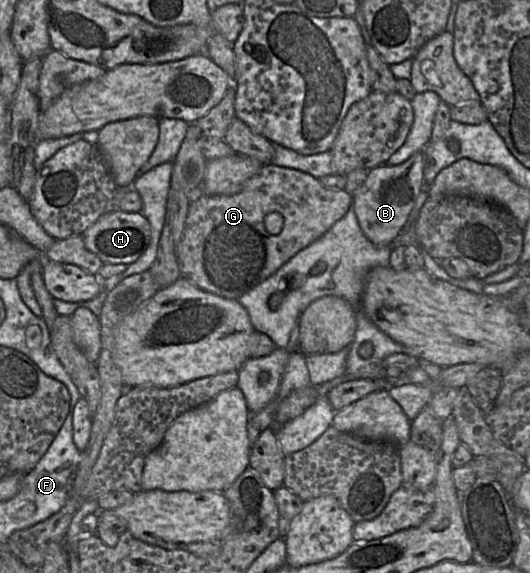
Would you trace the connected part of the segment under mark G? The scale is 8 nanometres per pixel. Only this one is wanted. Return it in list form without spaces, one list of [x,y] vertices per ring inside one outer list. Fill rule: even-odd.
[[[274,164],[263,165],[259,171],[246,181],[242,189],[233,195],[205,195],[197,192],[193,195],[188,206],[185,225],[182,237],[177,247],[177,259],[181,277],[186,278],[197,287],[204,291],[216,294],[230,299],[239,299],[243,294],[247,293],[255,286],[275,274],[287,261],[289,261],[299,251],[306,248],[314,241],[322,237],[338,220],[343,218],[352,206],[352,194],[345,189],[332,190],[324,187],[320,180],[305,172],[279,167]],[[272,212],[279,213],[284,220],[283,228],[278,234],[271,234],[265,227],[265,217]]]

